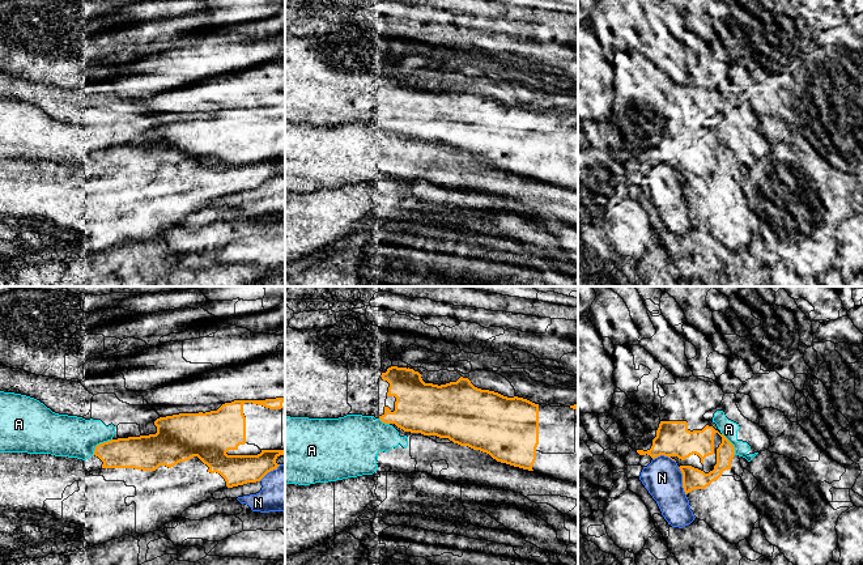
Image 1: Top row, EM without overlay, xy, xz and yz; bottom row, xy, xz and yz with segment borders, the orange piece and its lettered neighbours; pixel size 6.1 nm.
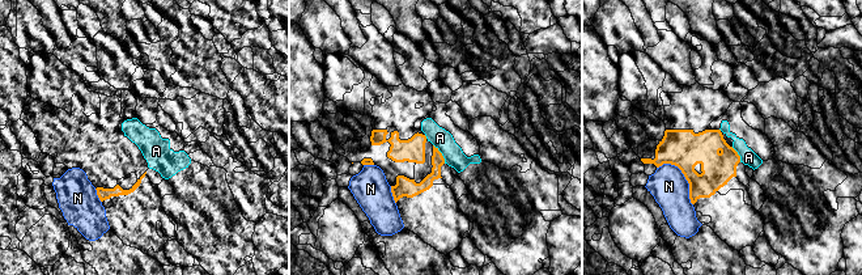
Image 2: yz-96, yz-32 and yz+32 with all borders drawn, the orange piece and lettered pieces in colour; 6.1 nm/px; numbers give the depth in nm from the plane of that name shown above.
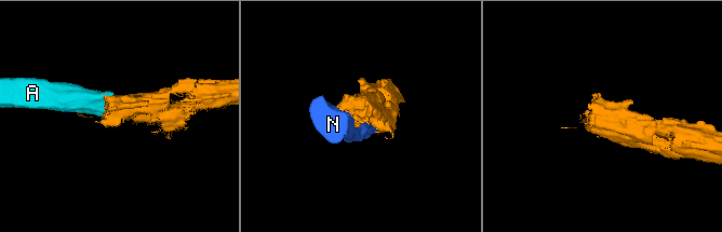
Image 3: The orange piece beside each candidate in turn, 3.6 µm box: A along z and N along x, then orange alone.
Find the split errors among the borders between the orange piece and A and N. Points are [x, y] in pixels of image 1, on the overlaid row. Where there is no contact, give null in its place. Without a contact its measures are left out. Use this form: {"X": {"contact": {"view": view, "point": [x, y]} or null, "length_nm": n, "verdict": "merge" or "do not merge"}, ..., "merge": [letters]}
{"A": {"contact": {"view": "xy", "point": [100, 444]}, "length_nm": 160, "verdict": "do not merge"}, "N": {"contact": {"view": "yz", "point": [683, 481]}, "length_nm": 180, "verdict": "do not merge"}, "merge": []}

